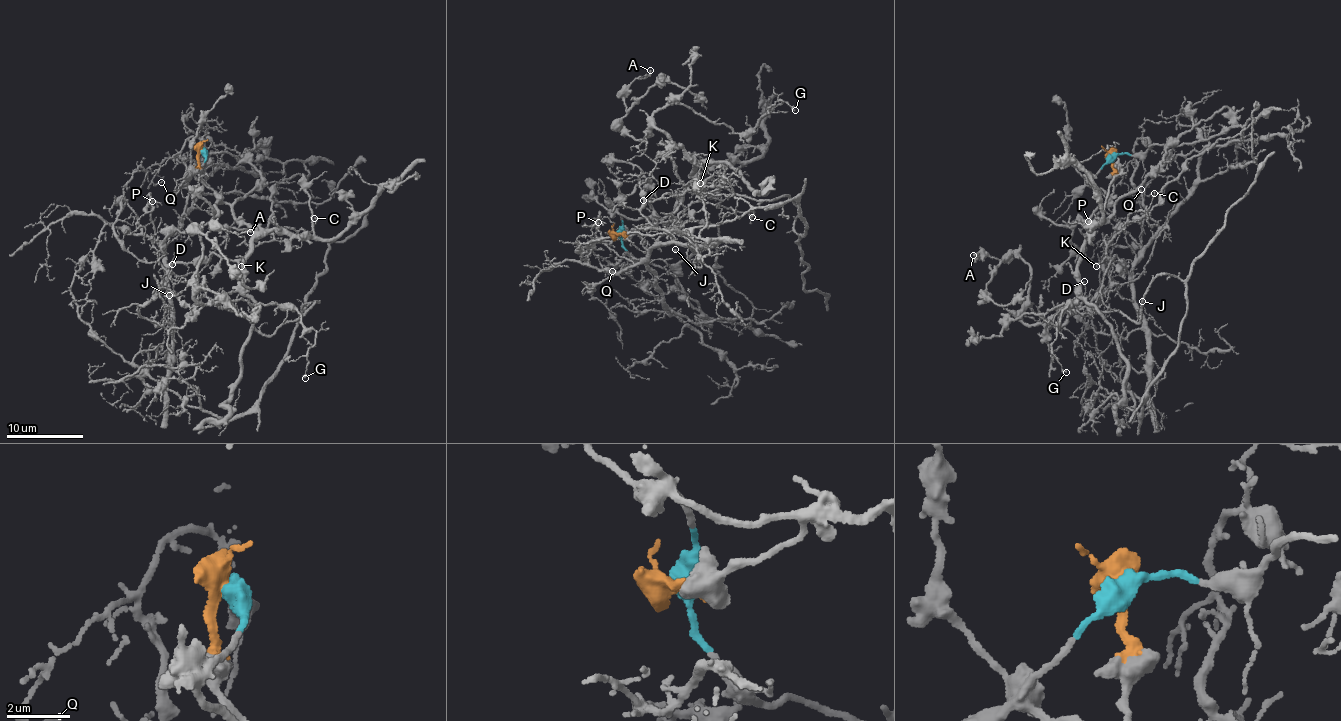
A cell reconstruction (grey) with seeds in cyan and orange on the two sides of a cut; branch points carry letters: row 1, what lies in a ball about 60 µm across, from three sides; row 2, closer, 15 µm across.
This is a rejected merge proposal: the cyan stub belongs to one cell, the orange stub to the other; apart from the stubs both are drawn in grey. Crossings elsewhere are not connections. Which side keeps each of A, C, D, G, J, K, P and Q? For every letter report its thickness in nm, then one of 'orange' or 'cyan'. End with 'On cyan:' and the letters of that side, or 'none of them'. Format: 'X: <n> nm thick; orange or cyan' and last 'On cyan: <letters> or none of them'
A: 180 nm thick; orange
C: 130 nm thick; orange
D: 110 nm thick; orange
G: 150 nm thick; orange
J: 110 nm thick; orange
K: 120 nm thick; orange
P: 120 nm thick; orange
Q: 120 nm thick; orange
On cyan: none of them

